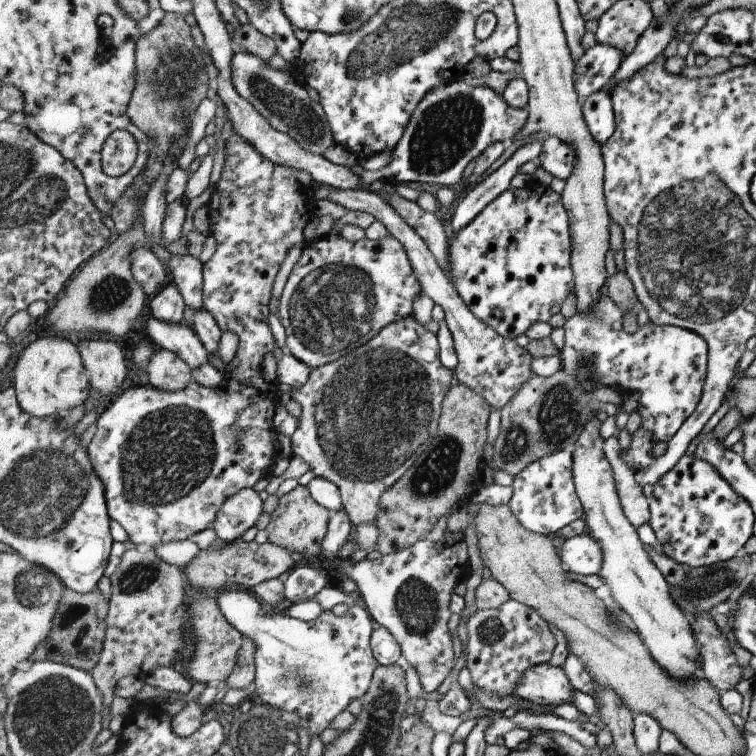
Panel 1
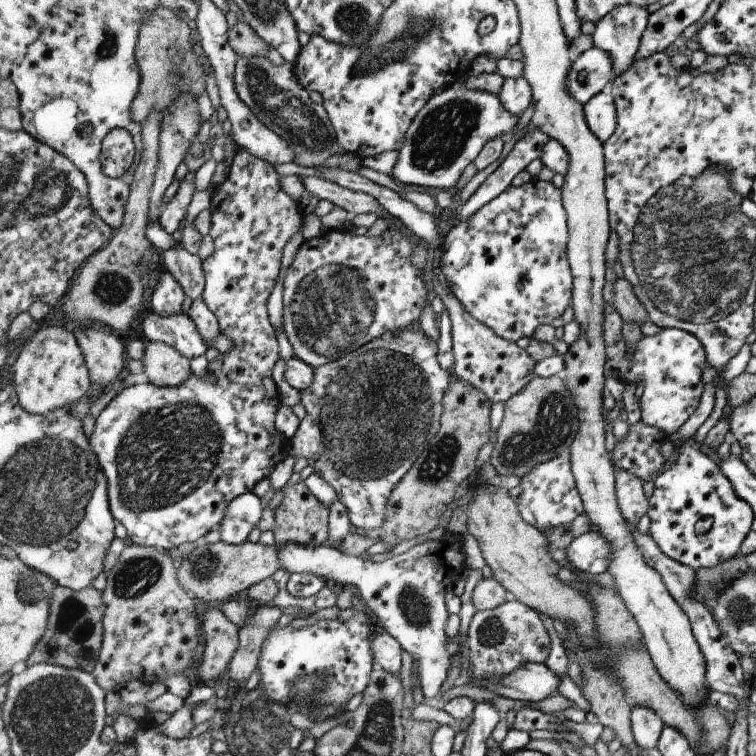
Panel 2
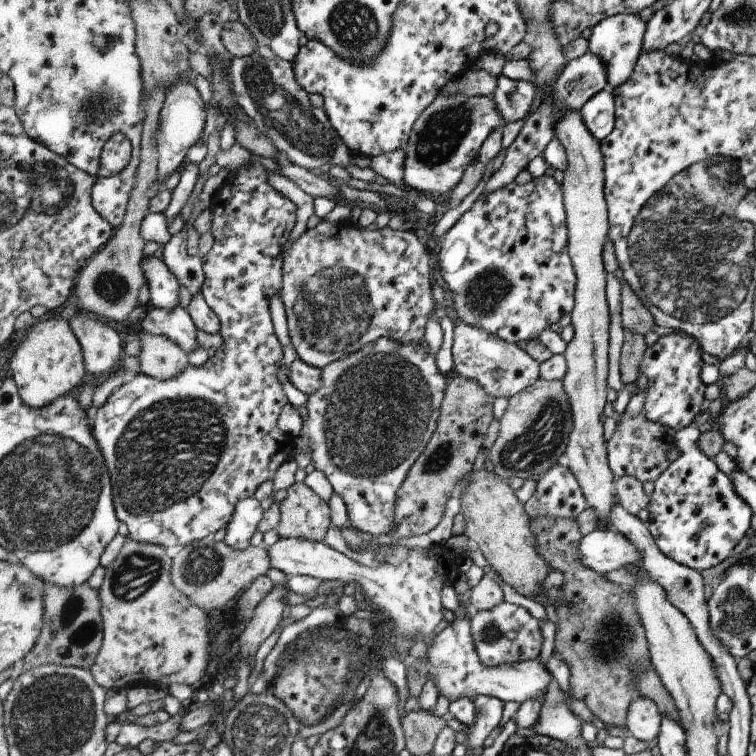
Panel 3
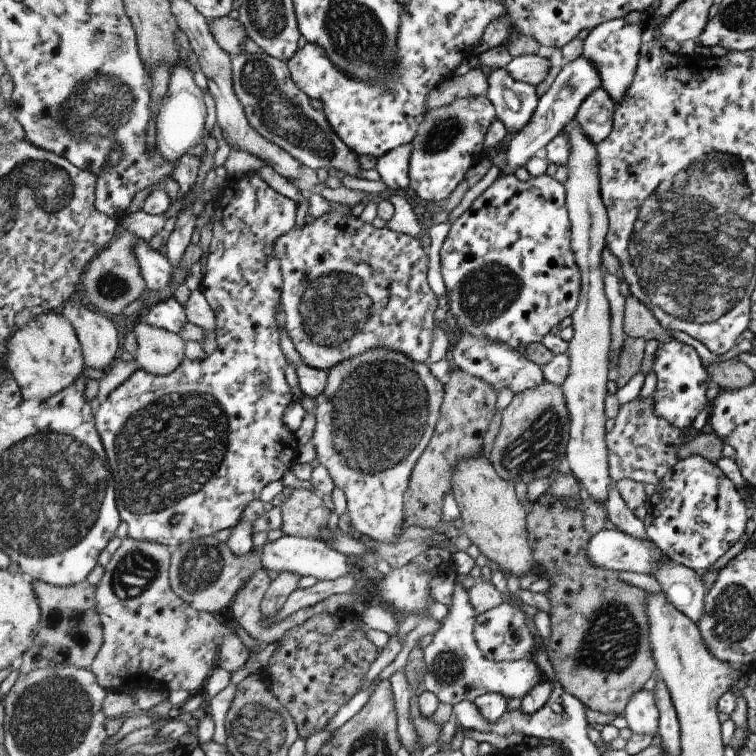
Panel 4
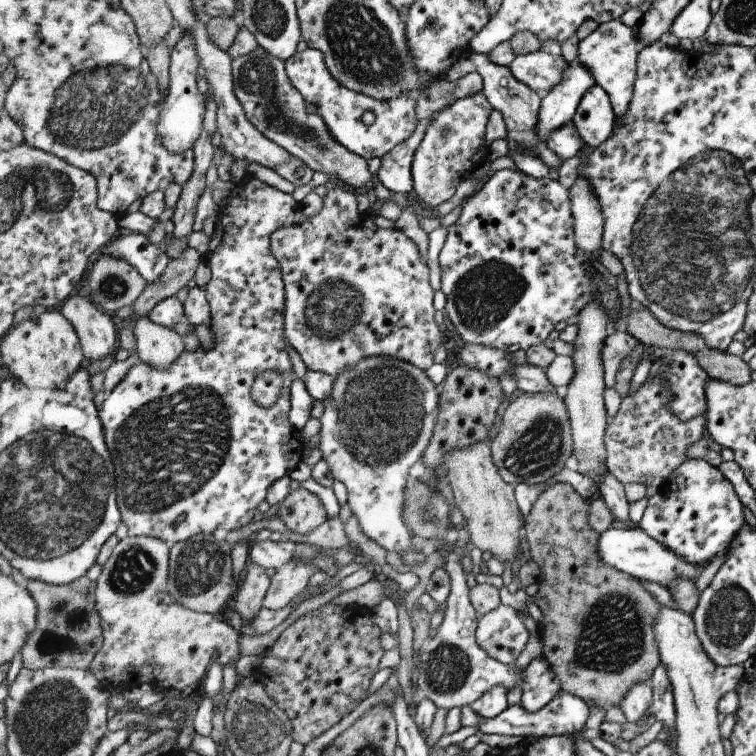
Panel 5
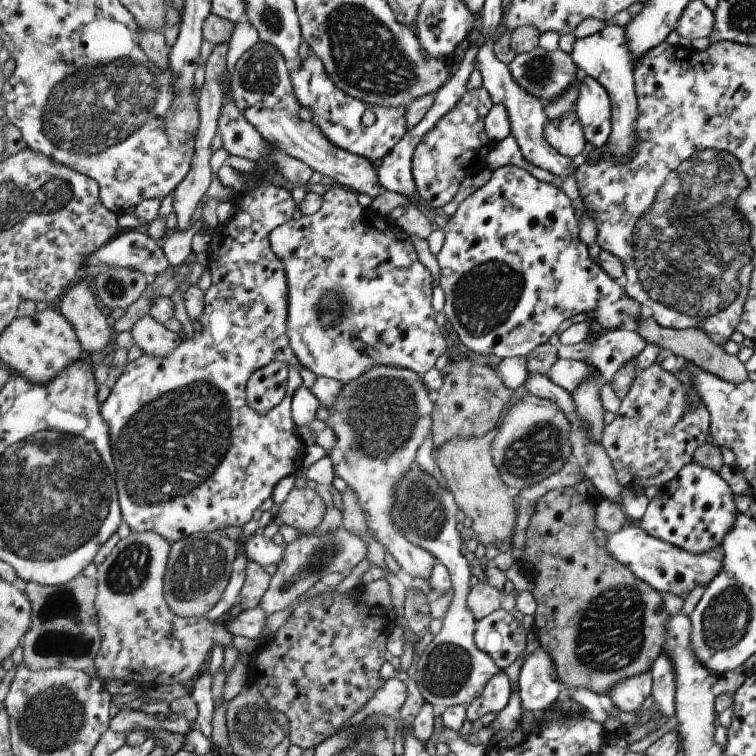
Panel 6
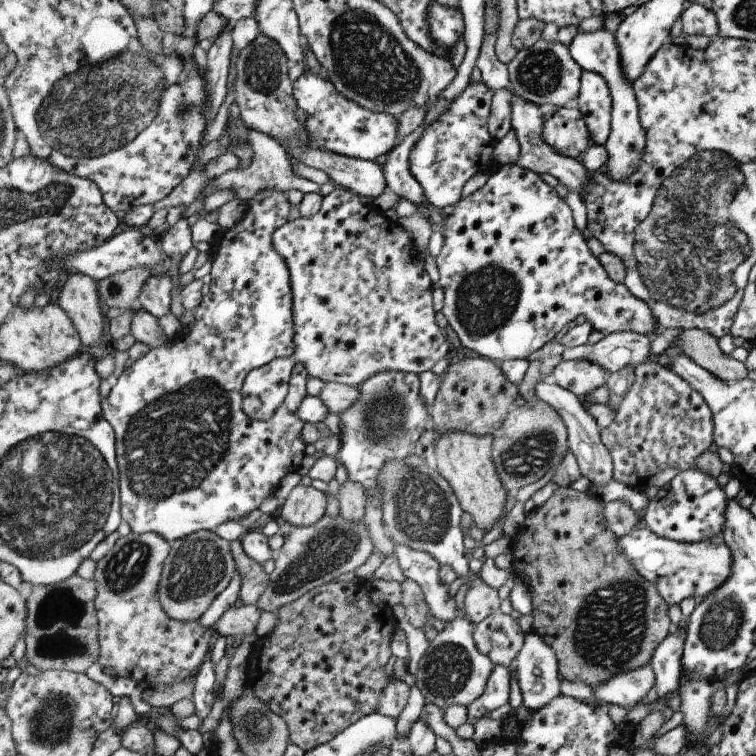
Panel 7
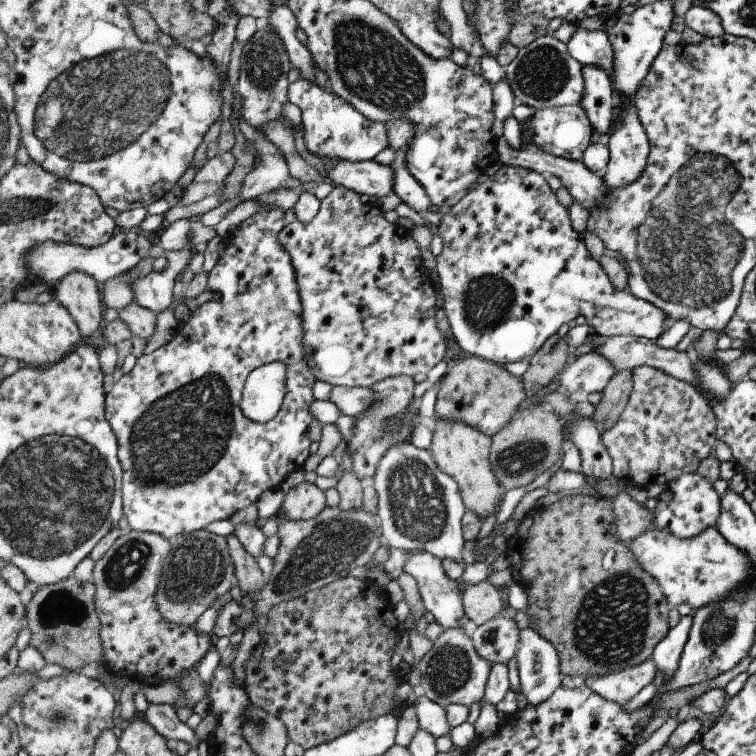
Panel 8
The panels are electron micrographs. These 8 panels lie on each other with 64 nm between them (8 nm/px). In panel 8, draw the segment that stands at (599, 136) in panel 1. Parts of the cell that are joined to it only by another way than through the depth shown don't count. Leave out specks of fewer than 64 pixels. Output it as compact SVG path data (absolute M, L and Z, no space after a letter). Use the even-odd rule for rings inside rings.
M593 64L584 67L583 76L587 96L583 98L581 106L590 117L594 130L607 135L616 112L612 76L605 68Z

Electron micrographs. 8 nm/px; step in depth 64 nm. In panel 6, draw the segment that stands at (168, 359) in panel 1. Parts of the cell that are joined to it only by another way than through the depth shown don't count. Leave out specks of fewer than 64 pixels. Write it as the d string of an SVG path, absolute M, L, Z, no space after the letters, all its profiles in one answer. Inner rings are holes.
M145 316L135 324L132 329L136 345L143 354L157 358L167 359L179 348L182 340L175 332L171 332L167 326L163 326L153 316Z

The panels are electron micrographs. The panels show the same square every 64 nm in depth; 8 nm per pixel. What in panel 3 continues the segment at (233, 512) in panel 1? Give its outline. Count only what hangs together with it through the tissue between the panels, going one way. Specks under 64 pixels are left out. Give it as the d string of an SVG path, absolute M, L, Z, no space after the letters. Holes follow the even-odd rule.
M257 498L242 499L235 508L233 519L226 527L224 542L232 548L242 550L252 544L253 536L257 533L257 526L263 518L263 506Z

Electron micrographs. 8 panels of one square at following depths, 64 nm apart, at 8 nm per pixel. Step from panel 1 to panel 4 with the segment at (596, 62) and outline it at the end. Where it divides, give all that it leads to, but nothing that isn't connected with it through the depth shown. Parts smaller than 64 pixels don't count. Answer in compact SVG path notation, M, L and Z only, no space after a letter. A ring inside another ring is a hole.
M580 56L567 63L556 76L549 90L540 98L537 111L530 122L513 136L505 152L507 172L500 172L500 174L515 175L519 168L525 167L536 155L544 154L546 147L575 120L583 102L586 102L595 90L602 87L602 75L592 60Z

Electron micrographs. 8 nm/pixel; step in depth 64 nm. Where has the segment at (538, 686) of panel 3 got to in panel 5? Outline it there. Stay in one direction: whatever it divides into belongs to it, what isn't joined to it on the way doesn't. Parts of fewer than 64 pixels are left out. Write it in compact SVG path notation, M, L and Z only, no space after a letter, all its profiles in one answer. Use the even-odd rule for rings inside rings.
M438 547L445 557L445 568L452 579L452 594L449 598L444 619L436 636L425 644L418 663L417 686L421 696L427 696L438 708L451 711L456 707L473 705L495 686L503 686L507 691L514 686L524 686L526 670L515 668L493 659L476 641L477 624L480 618L476 614L467 586L467 574L461 566L461 556L449 548Z

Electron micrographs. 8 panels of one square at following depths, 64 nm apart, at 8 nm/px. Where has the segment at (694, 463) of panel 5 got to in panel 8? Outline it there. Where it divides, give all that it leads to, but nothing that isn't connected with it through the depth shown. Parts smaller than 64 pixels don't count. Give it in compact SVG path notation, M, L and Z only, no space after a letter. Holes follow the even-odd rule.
M686 473L677 480L672 480L658 500L659 504L652 508L655 516L654 527L669 530L679 538L695 538L703 534L707 528L715 526L721 514L721 496L715 494L713 482L697 473Z

